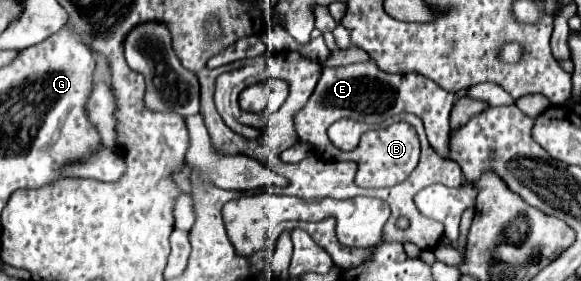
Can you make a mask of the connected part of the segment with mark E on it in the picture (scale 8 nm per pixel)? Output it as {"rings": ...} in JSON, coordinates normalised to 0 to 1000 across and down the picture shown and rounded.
{"rings":[[[642,217],[608,224],[597,238],[559,238],[539,338],[528,374],[508,402],[504,452],[515,502],[532,509],[542,544],[563,573],[594,573],[594,544],[583,537],[563,488],[566,445],[601,416],[628,438],[656,438],[680,402],[714,402],[735,466],[738,516],[756,559],[773,559],[773,402],[783,367],[783,338],[759,317],[749,288],[725,274],[721,260],[683,260],[670,267],[656,253]]]}

